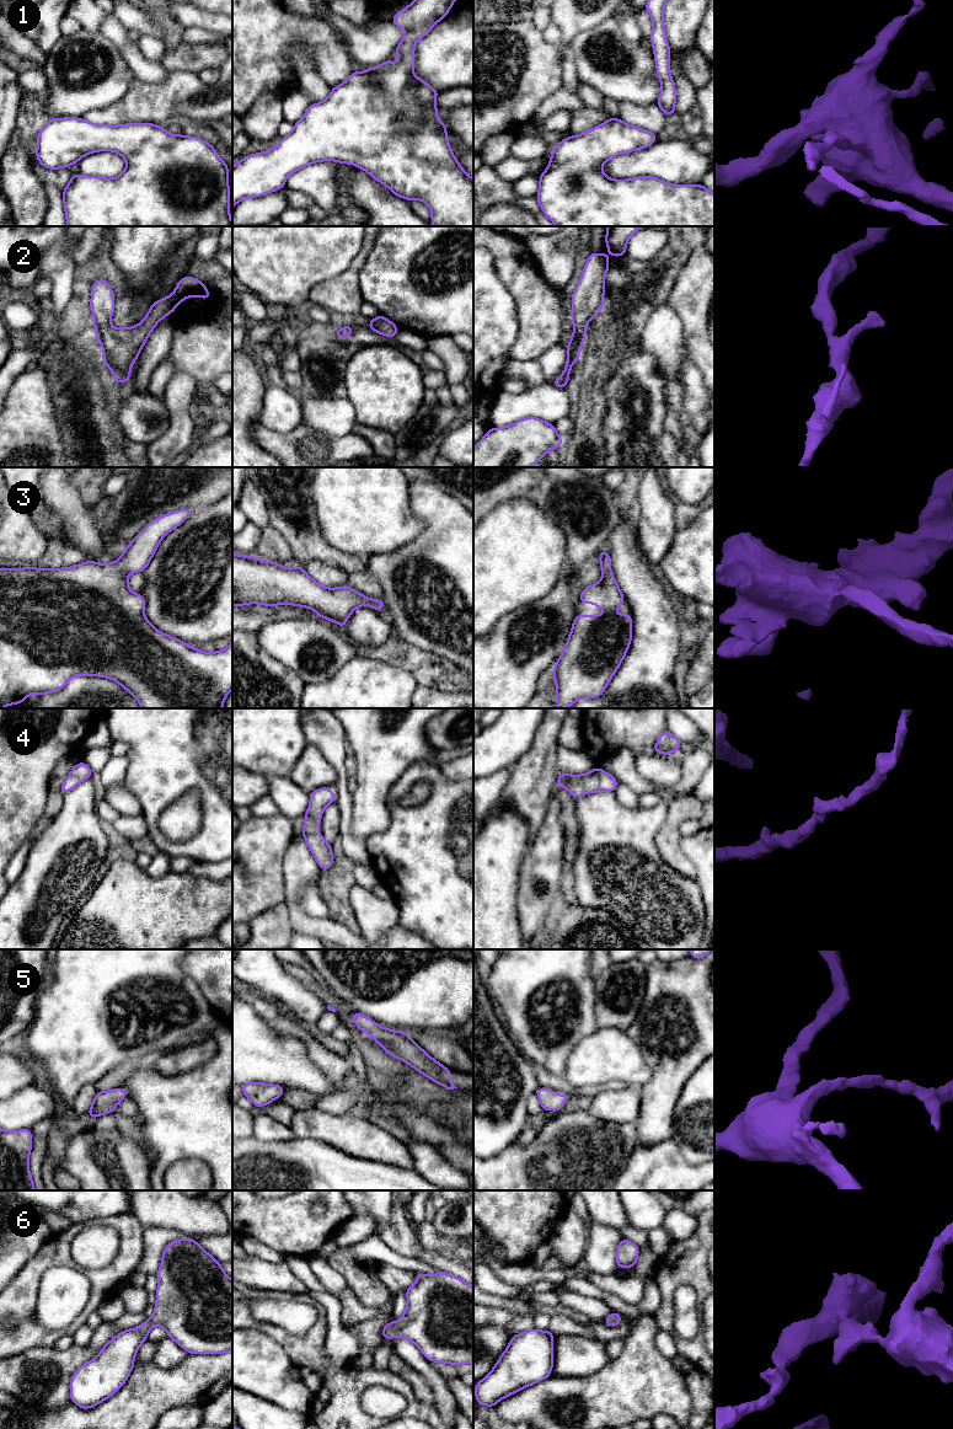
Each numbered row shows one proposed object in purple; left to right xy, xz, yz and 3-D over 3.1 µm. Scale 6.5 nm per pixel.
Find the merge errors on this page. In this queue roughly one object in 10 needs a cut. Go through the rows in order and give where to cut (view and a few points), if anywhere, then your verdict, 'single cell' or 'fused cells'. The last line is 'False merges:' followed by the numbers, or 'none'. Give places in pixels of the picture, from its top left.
1: cut none; single cell
2: cut none; single cell
3: cut none; single cell
4: cut none; single cell
5: cut none; single cell
6: cut none; single cell
False merges: none

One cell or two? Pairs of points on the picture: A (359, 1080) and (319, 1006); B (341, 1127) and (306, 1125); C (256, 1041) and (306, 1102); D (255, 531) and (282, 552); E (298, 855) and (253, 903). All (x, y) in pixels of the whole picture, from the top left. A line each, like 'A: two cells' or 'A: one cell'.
A: two cells
B: one cell
C: two cells
D: two cells
E: two cells

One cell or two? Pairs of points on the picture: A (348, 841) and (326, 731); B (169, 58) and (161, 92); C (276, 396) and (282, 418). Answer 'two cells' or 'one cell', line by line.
A: one cell
B: two cells
C: one cell

